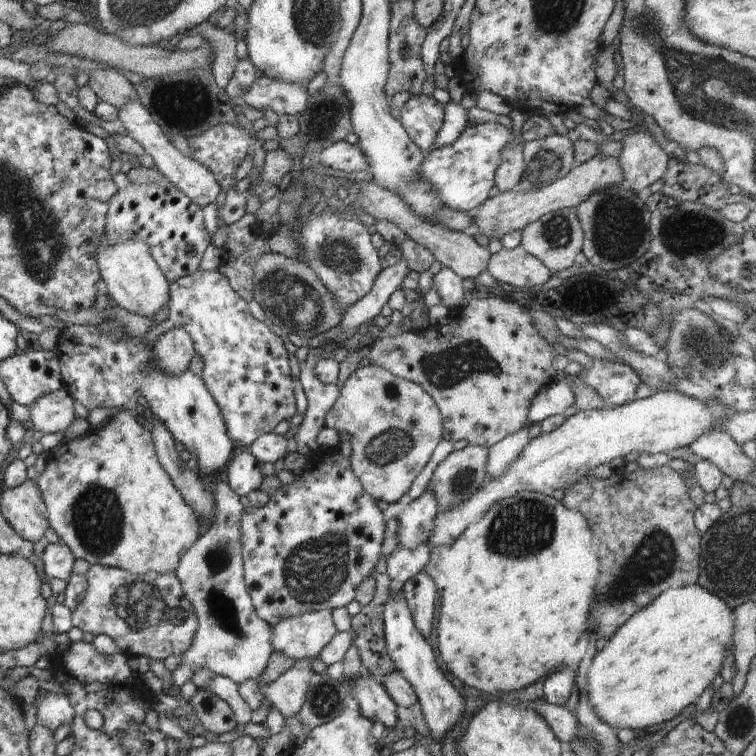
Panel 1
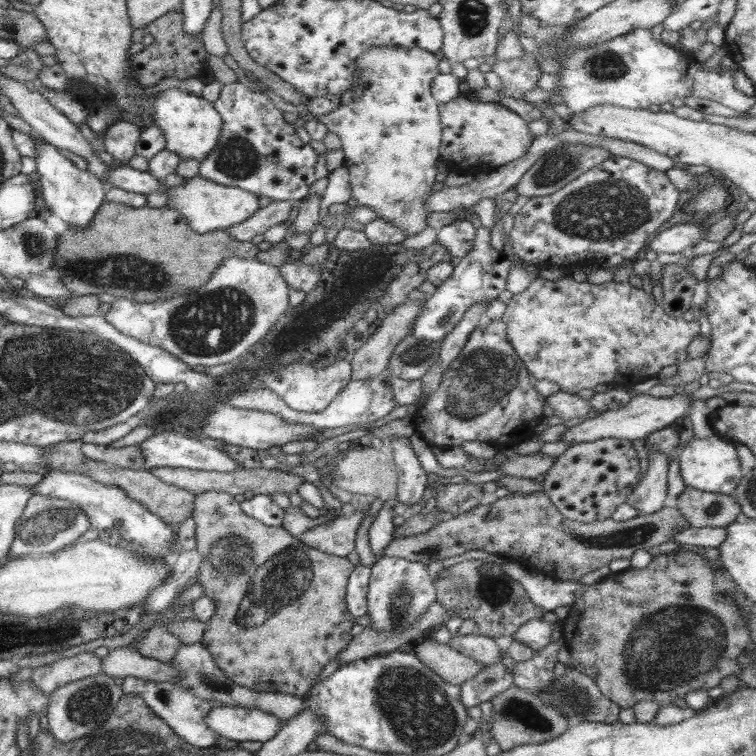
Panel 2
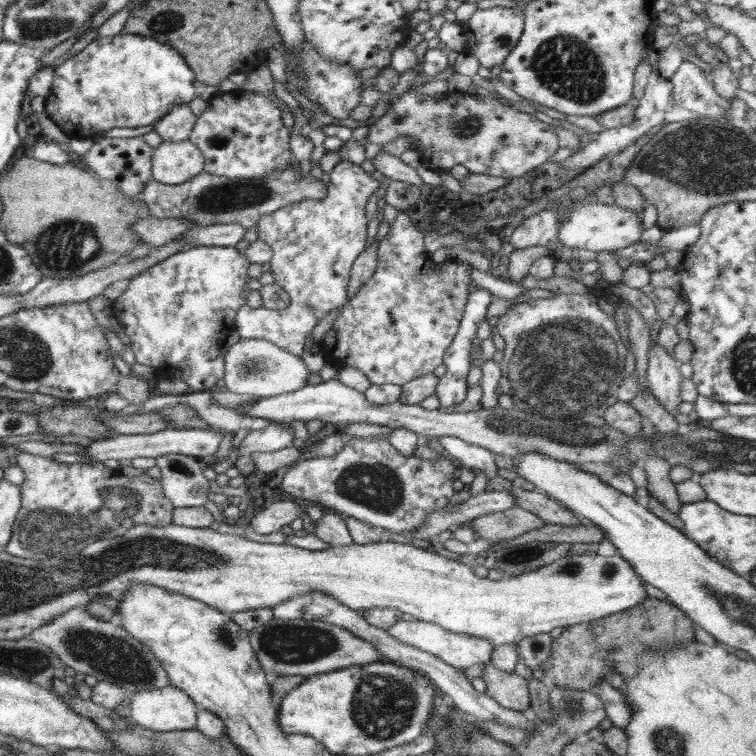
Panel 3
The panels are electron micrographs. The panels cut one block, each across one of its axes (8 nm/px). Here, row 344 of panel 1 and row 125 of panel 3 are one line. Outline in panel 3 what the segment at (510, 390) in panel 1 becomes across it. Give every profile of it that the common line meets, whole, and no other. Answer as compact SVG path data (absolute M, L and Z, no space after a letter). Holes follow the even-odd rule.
M408 91L395 97L392 108L357 135L359 144L365 146L370 142L382 146L405 135L416 151L434 150L432 146L436 146L434 152L422 152L421 156L430 160L436 154L442 160L440 166L434 167L437 171L461 164L474 174L512 179L540 165L546 167L551 156L561 148L551 121L519 112L497 100L472 98L463 91L450 91L439 97Z

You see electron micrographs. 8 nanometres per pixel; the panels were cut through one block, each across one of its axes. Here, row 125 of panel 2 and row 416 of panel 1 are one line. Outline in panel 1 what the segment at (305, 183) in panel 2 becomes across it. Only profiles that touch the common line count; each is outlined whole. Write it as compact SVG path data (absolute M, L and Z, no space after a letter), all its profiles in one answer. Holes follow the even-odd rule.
M199 269L193 274L185 275L183 278L176 280L174 283L170 283L169 286L169 307L171 313L168 320L160 322L160 324L154 328L154 336L156 336L158 340L158 338L160 338L160 334L166 333L172 327L184 328L189 333L189 336L192 338L195 345L195 353L199 354L204 361L201 378L205 382L205 386L208 388L210 395L212 398L214 398L216 405L221 411L221 416L223 417L228 437L231 439L235 449L246 449L248 446L250 446L250 444L254 443L254 440L256 440L259 435L274 431L280 422L294 417L297 413L297 409L291 369L289 366L289 353L283 344L282 338L276 336L274 328L267 322L259 322L253 318L249 312L248 304L236 292L234 292L232 286L229 284L229 281L217 270L206 271Z

